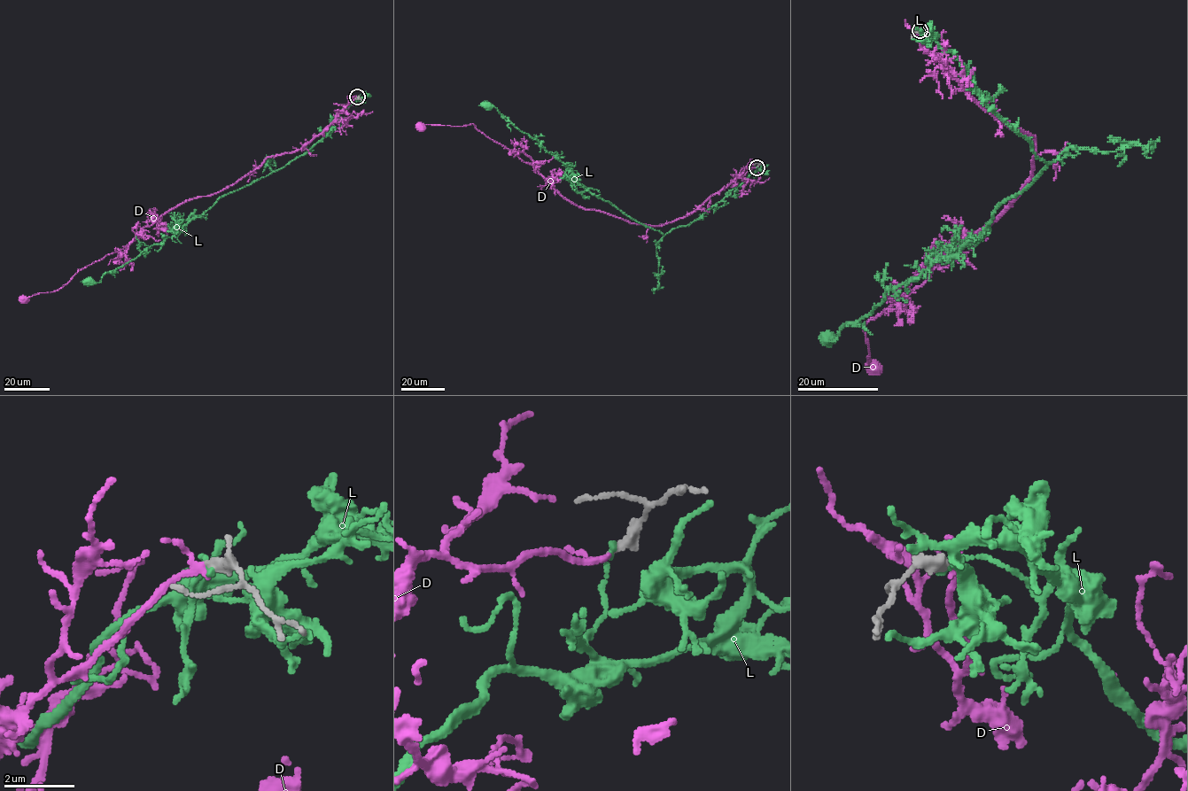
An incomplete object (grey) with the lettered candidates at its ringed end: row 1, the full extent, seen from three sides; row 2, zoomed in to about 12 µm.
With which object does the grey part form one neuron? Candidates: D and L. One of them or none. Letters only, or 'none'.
D

